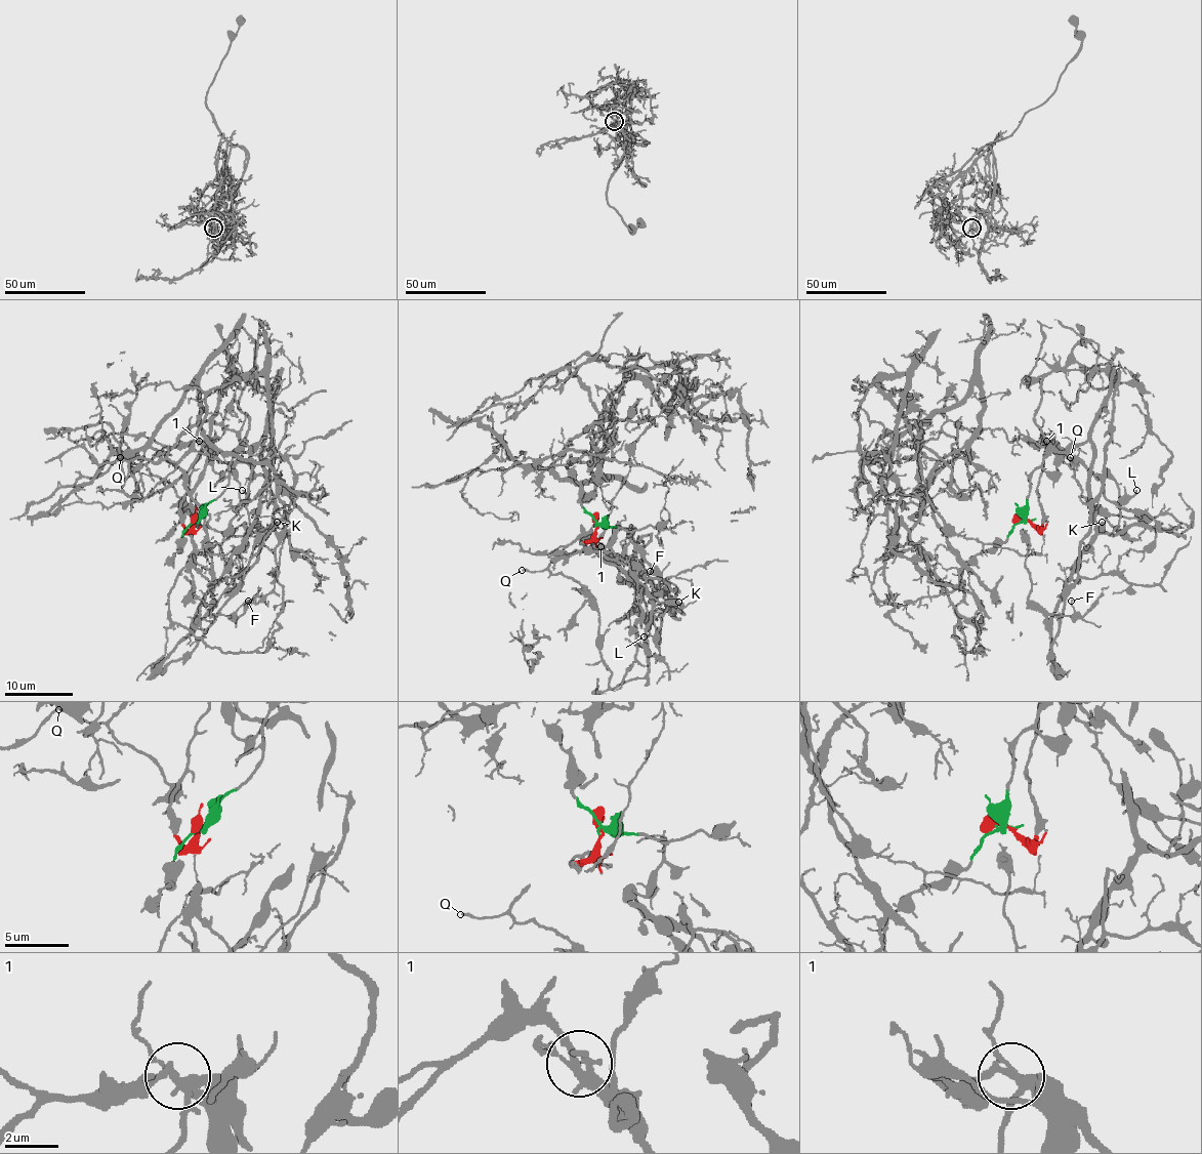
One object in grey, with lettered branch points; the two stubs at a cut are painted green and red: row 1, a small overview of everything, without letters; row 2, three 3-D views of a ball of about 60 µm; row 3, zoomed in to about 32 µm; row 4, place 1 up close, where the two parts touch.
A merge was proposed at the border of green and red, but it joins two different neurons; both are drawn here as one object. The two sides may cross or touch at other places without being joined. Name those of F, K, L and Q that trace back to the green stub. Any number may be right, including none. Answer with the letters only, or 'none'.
F, K, L

